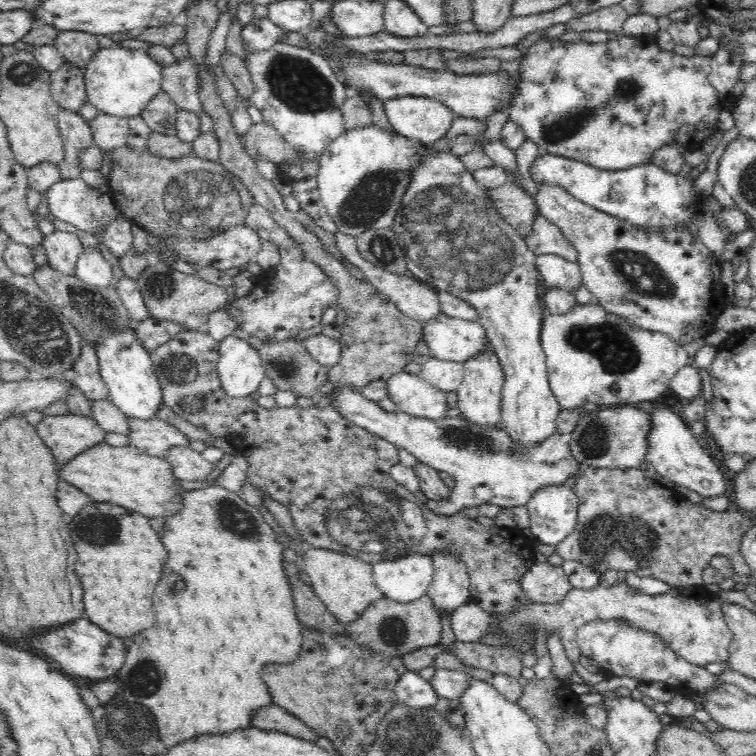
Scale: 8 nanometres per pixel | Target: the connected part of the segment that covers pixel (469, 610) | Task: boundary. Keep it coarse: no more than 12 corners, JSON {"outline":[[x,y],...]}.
{"outline":[[468,600],[450,612],[456,640],[490,634],[484,608]]}

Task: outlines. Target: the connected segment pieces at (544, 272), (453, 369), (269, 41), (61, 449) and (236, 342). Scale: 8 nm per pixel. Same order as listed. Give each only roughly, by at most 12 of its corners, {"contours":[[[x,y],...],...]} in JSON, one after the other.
{"contours":[[[538,256],[540,280],[572,292],[584,282],[580,264]],[[432,356],[422,364],[420,380],[456,392],[464,366]],[[264,12],[242,30],[244,48],[270,50],[286,30]],[[44,416],[36,430],[60,464],[104,442],[94,418]],[[226,336],[218,376],[228,398],[248,398],[266,378],[260,350]]]}

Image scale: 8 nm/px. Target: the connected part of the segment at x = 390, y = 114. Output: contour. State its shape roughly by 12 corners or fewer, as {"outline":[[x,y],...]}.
{"outline":[[424,96],[382,104],[394,132],[428,146],[456,118]]}

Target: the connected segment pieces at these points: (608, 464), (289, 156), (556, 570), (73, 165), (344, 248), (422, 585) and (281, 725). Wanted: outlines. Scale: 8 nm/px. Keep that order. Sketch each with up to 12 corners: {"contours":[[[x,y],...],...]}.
{"contours":[[[646,406],[598,408],[568,436],[582,468],[638,468]],[[250,126],[244,148],[256,162],[302,162],[278,130]],[[534,562],[520,578],[530,602],[562,602],[572,584],[562,566]],[[58,114],[62,178],[80,178],[82,154],[94,146],[90,122]],[[336,232],[338,250],[416,322],[438,318],[440,296],[412,276],[364,260],[358,240]],[[410,552],[374,564],[376,586],[414,602],[434,582],[434,556]],[[280,706],[254,710],[250,726],[278,730],[304,742],[318,734]]]}

